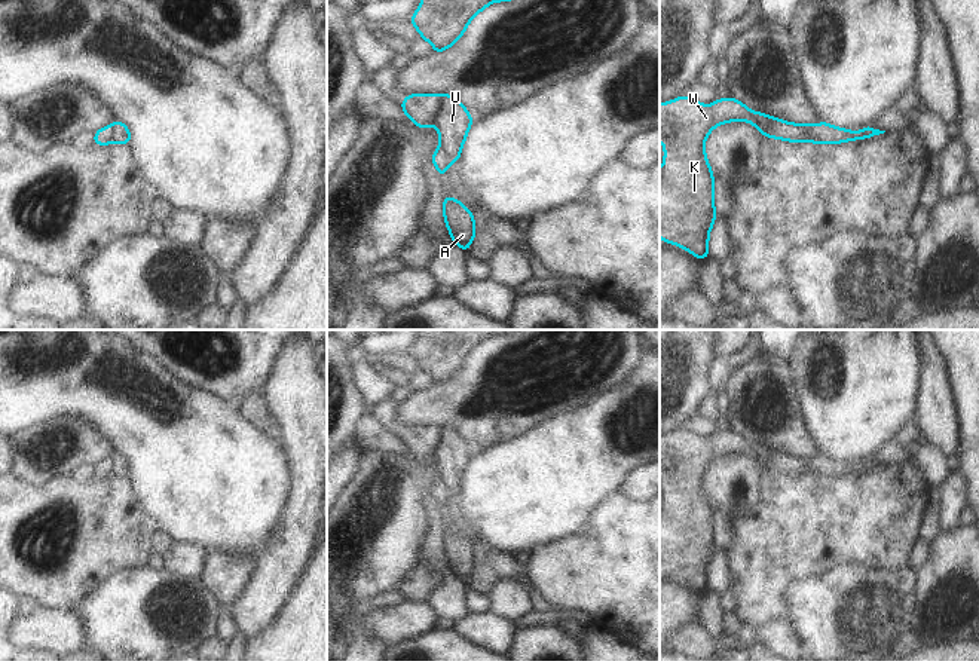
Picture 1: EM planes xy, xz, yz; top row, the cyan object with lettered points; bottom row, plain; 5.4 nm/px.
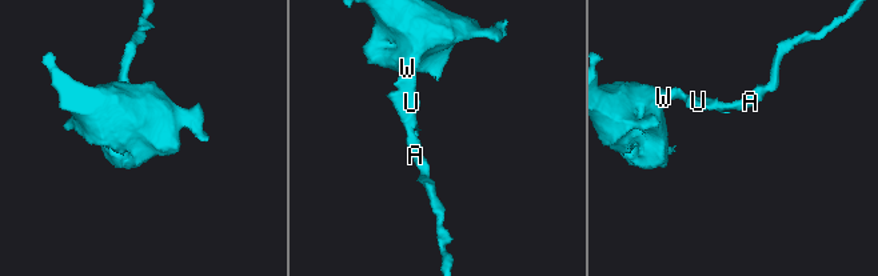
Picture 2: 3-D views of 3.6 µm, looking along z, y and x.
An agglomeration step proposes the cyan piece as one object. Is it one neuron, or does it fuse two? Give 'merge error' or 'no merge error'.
merge error

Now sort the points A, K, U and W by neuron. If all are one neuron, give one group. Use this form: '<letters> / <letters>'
A / K U W

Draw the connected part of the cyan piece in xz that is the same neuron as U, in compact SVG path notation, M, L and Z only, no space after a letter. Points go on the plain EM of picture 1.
M447 426L440 434L440 443L434 450L434 456L446 492L449 496L456 496L472 458L472 449L455 428Z

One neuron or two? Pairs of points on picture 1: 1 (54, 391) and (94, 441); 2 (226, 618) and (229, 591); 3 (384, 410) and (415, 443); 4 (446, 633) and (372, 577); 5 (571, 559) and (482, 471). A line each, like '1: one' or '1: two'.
1: two
2: two
3: one
4: two
5: two

